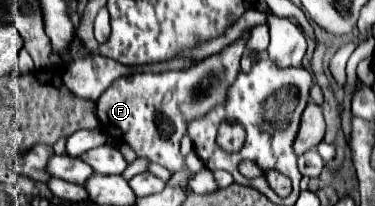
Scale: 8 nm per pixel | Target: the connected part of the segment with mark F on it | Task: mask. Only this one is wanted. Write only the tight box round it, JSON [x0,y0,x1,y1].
[96,32,248,172]

